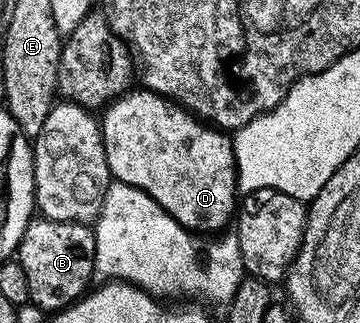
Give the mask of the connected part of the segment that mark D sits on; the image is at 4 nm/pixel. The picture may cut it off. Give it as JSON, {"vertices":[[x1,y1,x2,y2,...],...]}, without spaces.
{"vertices":[[147,88,136,89,113,99,103,109,100,118,109,175,115,181,145,190,165,212,174,216,174,220,188,230,204,236,223,231,227,227,224,225,233,221,238,206,238,179,232,138,225,131,204,123,172,99]]}

